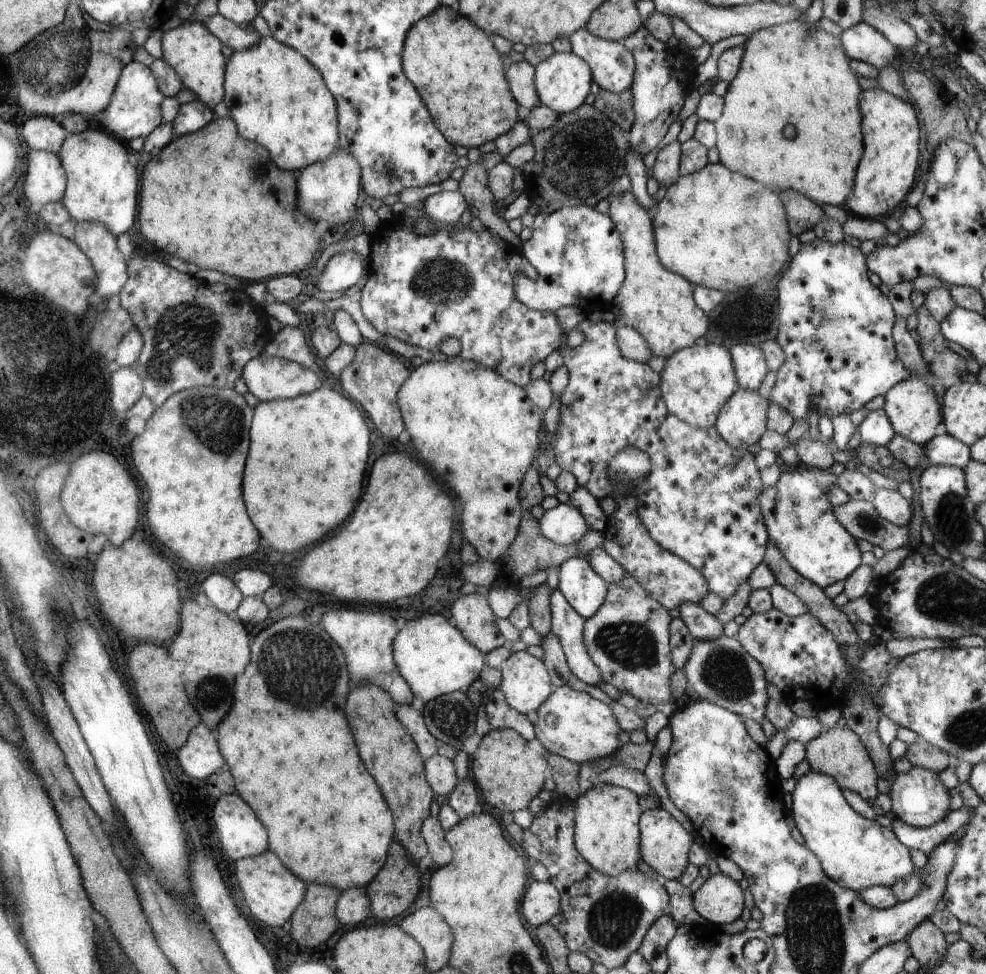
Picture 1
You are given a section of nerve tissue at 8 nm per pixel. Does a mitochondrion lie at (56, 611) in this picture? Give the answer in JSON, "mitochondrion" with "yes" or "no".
{"mitochondrion":"yes"}

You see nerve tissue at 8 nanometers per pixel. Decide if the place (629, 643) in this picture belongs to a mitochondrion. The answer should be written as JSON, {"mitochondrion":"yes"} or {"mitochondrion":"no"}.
{"mitochondrion":"yes"}

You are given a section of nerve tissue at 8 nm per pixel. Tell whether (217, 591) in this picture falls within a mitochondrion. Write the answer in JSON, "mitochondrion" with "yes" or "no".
{"mitochondrion":"no"}

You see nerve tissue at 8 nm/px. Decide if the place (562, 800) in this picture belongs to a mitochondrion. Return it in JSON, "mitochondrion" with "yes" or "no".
{"mitochondrion":"no"}

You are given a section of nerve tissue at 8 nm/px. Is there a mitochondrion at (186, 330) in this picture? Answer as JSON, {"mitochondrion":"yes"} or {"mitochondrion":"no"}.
{"mitochondrion":"yes"}

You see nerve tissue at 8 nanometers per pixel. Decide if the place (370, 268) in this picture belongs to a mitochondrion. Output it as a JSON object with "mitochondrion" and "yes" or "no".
{"mitochondrion":"no"}

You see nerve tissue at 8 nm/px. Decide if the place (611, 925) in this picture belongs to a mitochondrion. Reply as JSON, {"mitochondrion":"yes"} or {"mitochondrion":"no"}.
{"mitochondrion":"yes"}

